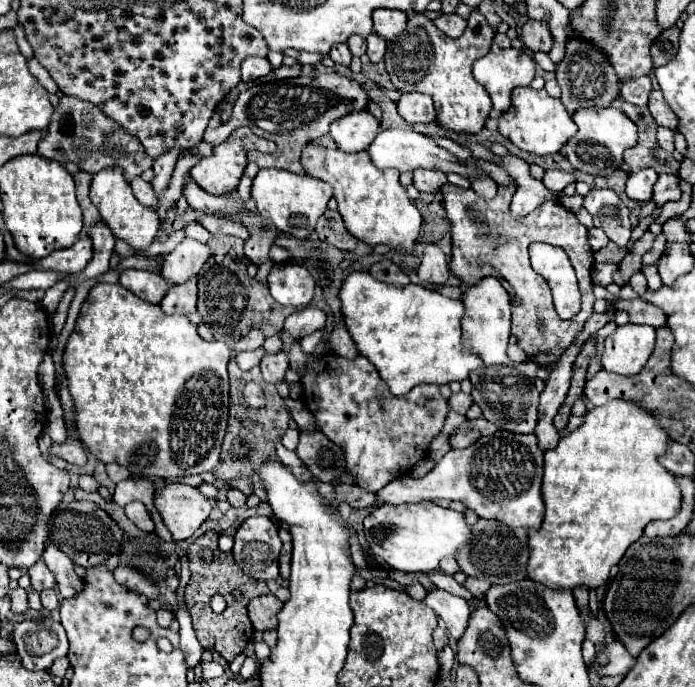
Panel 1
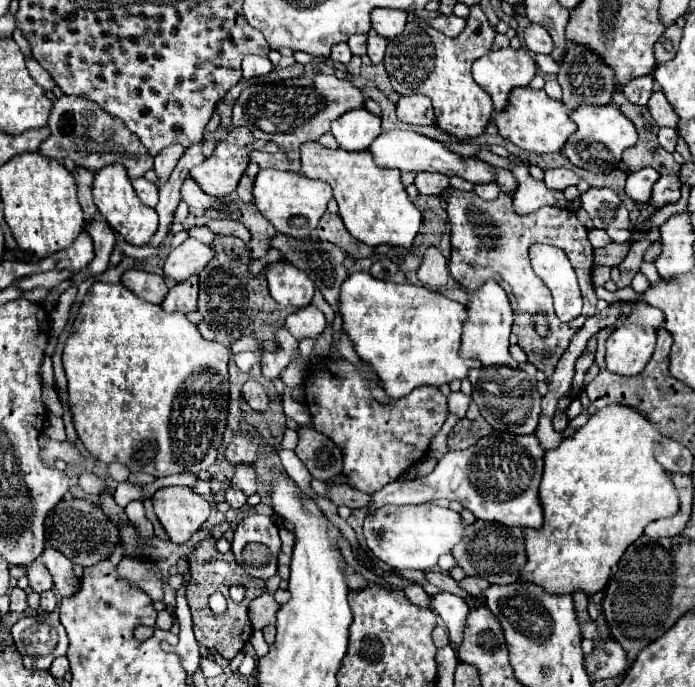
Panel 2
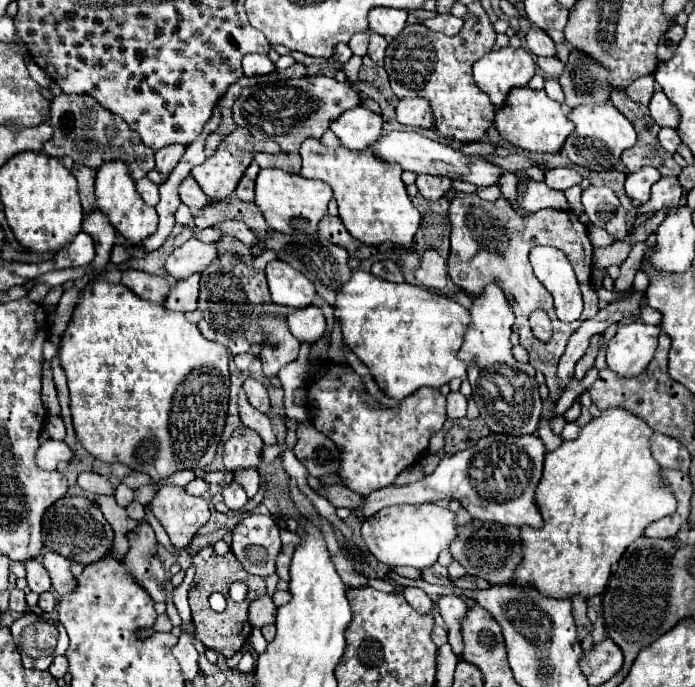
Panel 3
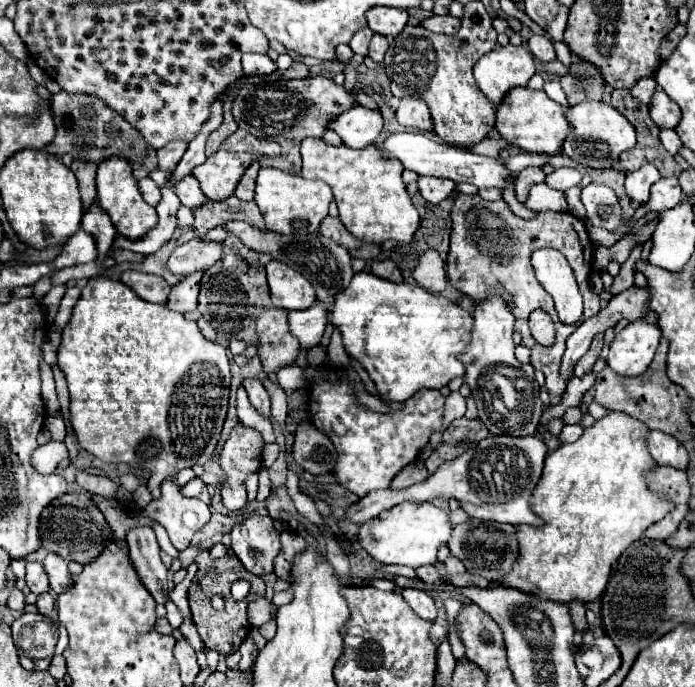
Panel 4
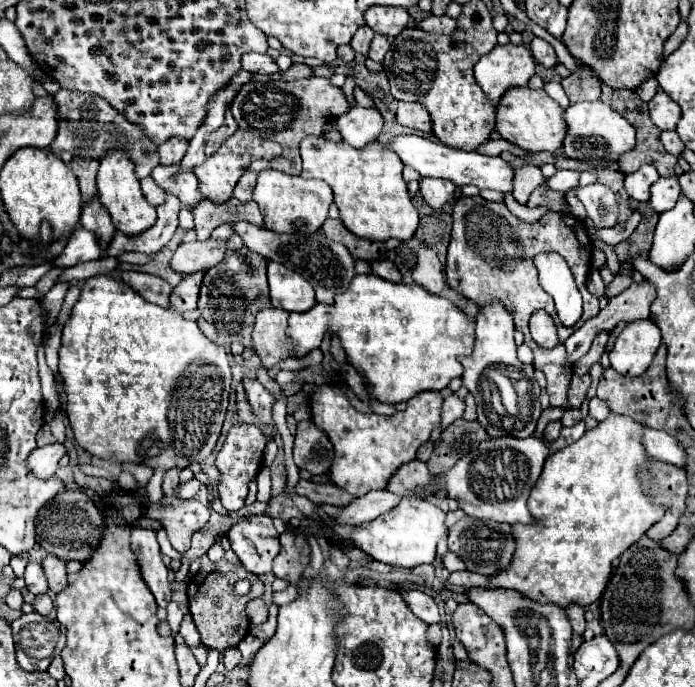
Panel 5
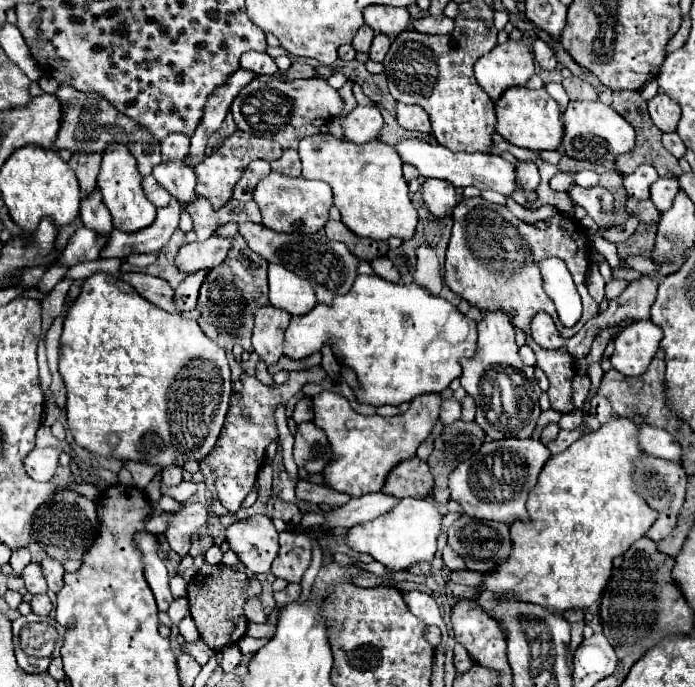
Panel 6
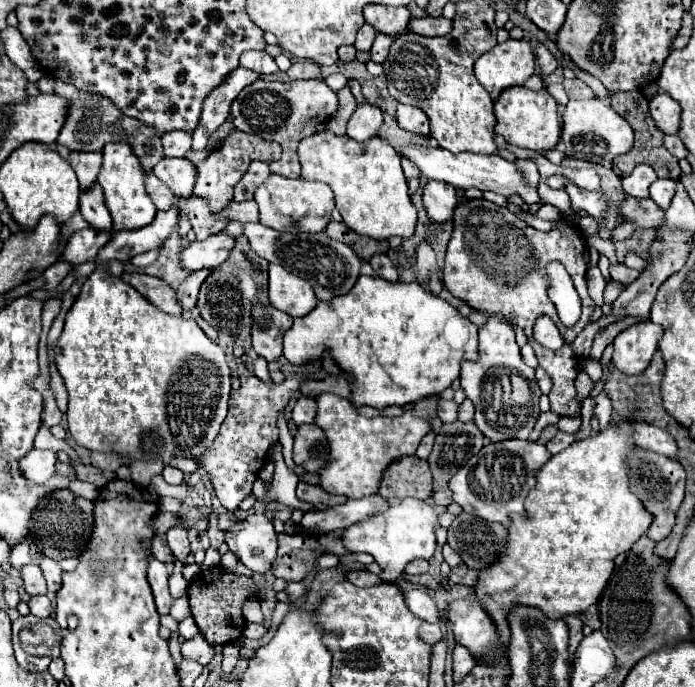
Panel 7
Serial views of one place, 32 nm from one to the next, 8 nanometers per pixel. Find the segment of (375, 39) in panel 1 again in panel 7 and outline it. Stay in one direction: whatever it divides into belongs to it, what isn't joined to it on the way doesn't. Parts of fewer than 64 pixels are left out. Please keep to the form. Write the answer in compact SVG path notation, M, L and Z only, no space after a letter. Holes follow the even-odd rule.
M378 34L376 40L374 40L374 44L372 44L372 50L370 50L372 62L380 62L380 64L382 64L382 62L386 60L386 56L388 56L388 50L390 50L392 42L394 42L392 36L388 36L388 34Z

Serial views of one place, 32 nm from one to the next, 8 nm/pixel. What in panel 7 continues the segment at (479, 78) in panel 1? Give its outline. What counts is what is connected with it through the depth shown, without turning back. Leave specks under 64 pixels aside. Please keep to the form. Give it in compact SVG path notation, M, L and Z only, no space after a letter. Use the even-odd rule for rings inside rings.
M508 38L476 60L474 74L496 100L504 88L524 84L534 74L534 66L536 60L530 42Z

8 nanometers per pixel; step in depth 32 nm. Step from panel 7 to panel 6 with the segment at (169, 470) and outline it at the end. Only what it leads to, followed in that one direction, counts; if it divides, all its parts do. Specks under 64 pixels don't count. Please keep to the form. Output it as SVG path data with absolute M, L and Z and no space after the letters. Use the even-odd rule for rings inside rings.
M168 466L168 468L162 472L164 484L168 484L168 486L177 486L183 481L182 472L182 468L178 466Z

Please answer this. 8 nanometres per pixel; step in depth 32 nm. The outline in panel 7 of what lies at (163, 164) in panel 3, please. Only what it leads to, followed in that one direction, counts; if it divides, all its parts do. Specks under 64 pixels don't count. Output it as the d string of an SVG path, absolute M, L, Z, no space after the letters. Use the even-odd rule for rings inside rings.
M172 130L162 136L164 156L184 156L192 148L192 132Z

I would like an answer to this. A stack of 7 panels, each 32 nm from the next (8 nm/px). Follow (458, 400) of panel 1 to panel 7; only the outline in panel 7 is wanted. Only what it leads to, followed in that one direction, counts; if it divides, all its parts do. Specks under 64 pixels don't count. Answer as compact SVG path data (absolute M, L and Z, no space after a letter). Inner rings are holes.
M438 398L438 418L442 422L456 422L456 418L458 418L458 404L454 400Z

